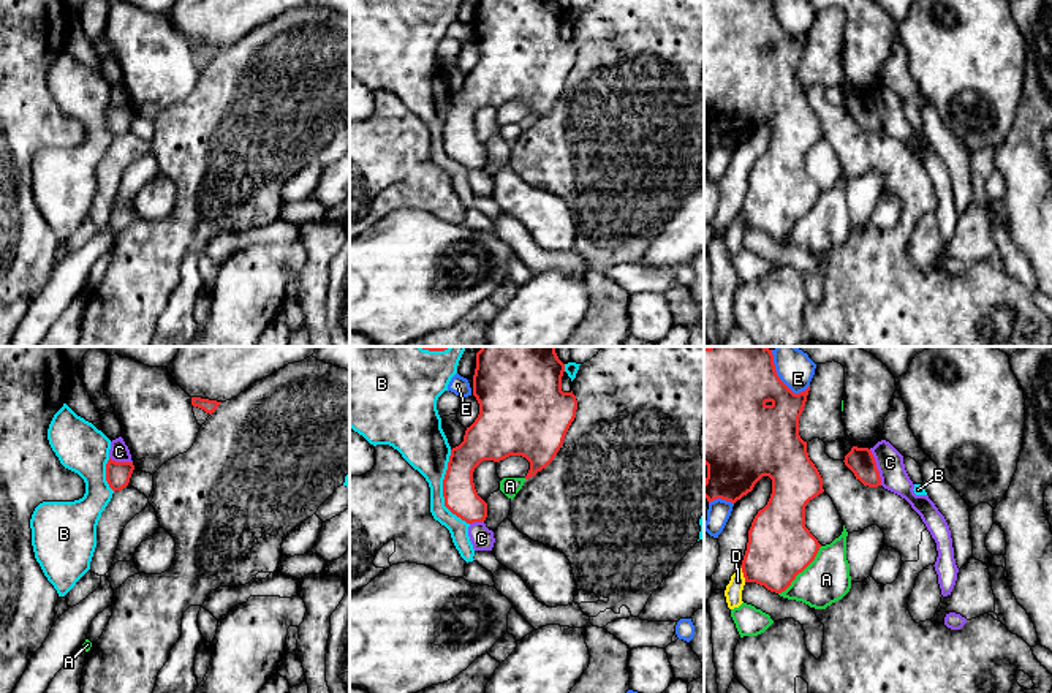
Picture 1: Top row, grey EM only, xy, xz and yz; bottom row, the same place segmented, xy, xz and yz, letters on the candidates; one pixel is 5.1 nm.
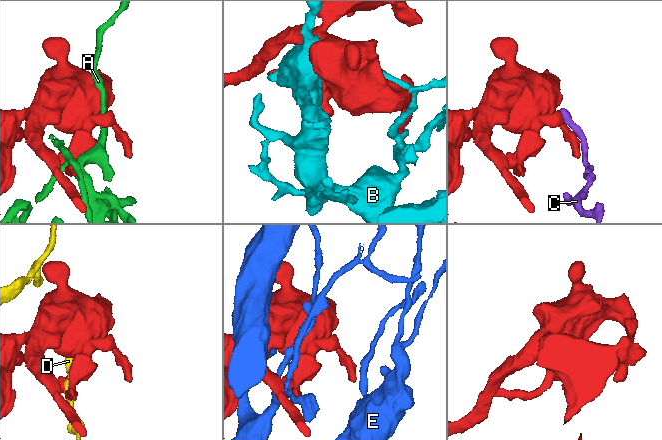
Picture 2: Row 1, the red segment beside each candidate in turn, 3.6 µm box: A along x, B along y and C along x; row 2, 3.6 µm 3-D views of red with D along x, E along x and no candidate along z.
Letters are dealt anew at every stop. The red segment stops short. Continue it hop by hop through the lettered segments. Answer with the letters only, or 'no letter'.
no letter

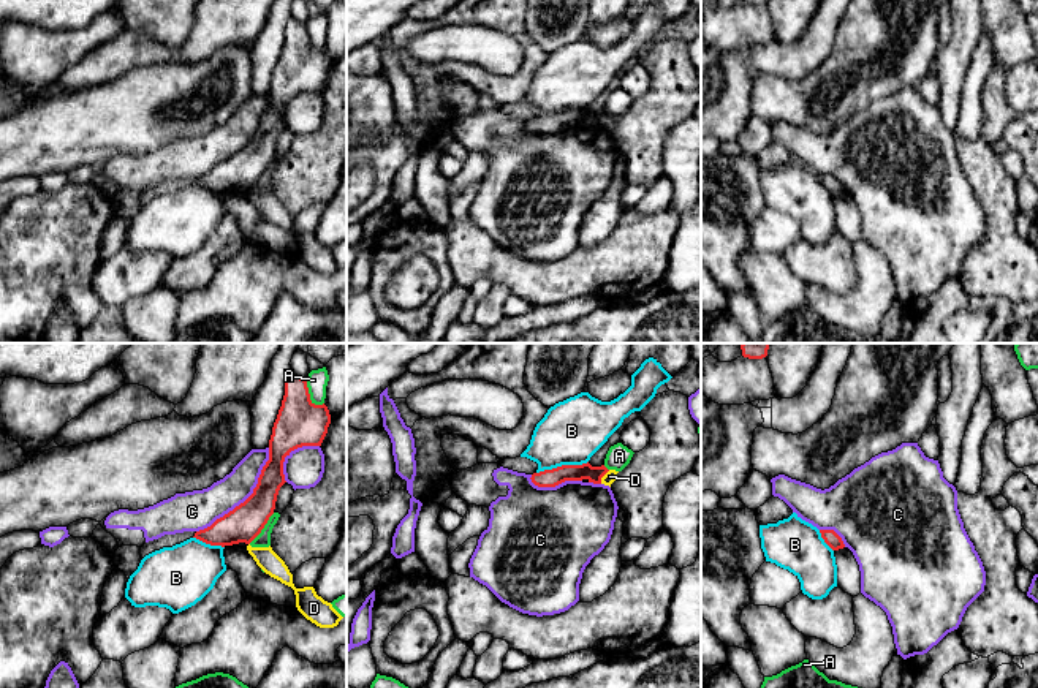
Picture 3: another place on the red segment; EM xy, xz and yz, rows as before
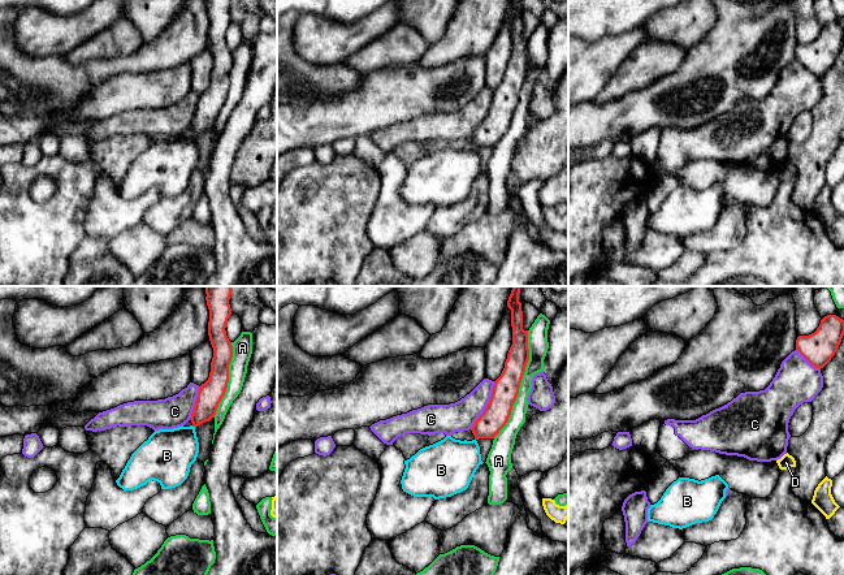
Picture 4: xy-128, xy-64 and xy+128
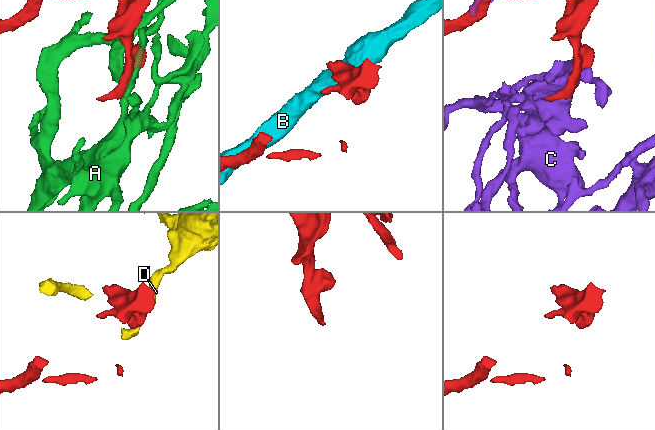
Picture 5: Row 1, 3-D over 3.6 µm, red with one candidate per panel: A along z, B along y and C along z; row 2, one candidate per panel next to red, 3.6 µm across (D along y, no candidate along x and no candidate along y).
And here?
no letter

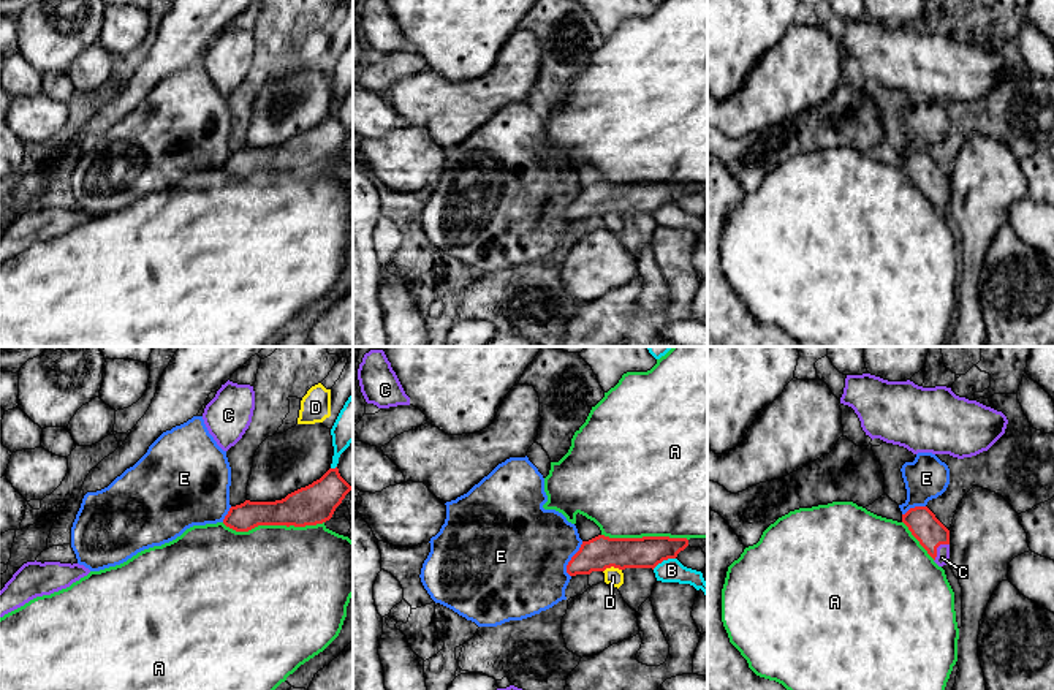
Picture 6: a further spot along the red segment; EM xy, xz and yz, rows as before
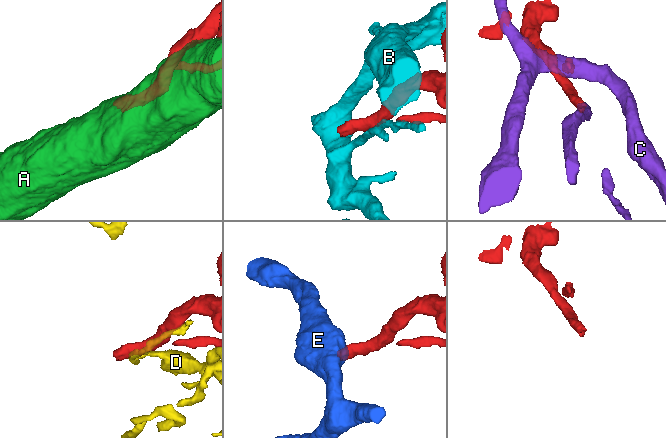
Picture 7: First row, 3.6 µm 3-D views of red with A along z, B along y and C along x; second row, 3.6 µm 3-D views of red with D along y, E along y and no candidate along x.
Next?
C

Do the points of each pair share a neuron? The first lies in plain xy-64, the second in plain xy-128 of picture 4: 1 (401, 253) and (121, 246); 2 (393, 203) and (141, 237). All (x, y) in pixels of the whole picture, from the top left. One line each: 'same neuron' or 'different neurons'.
1: same neuron
2: different neurons

